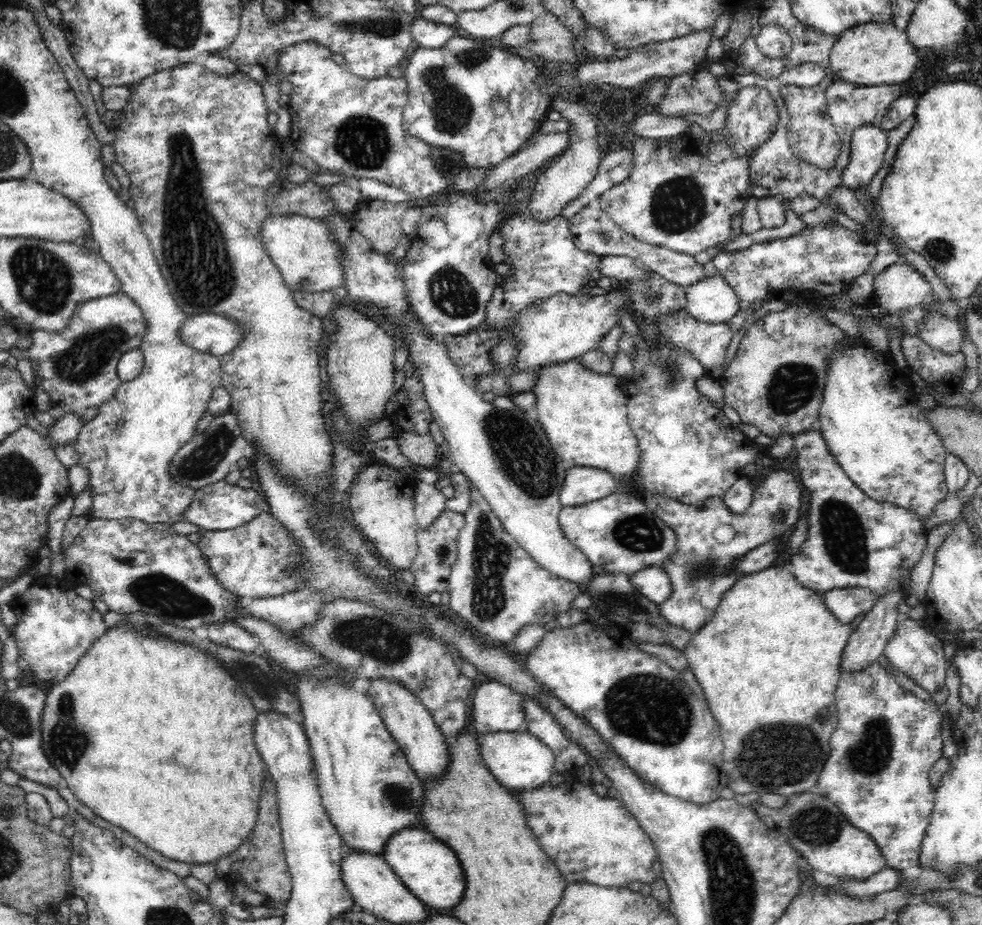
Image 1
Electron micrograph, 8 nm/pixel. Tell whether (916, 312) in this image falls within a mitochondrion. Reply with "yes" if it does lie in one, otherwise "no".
no

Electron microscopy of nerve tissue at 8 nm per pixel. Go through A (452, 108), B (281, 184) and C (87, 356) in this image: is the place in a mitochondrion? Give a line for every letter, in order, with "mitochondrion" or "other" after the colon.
A: mitochondrion
B: other
C: mitochondrion

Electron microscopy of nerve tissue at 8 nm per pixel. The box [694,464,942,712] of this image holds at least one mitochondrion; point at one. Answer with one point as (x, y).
(844, 532)

